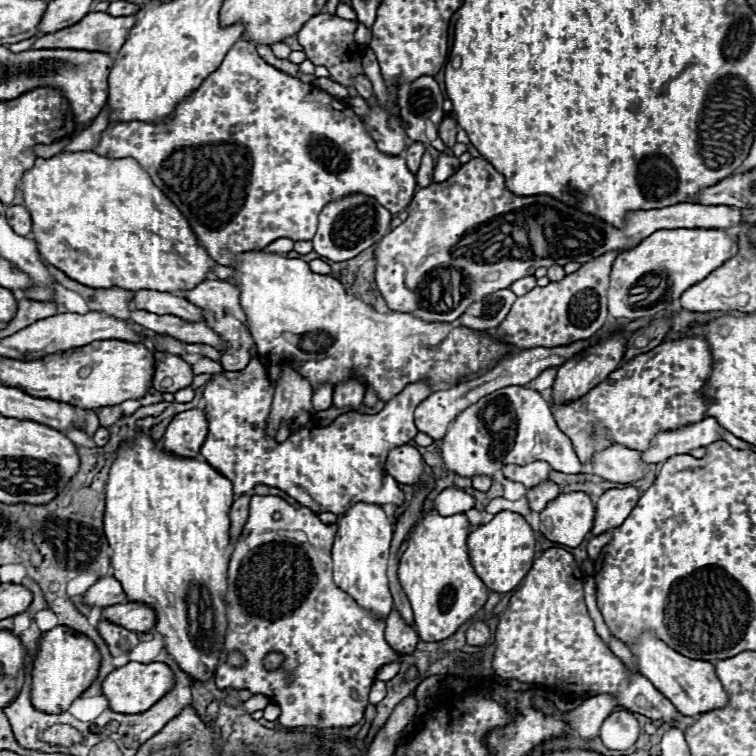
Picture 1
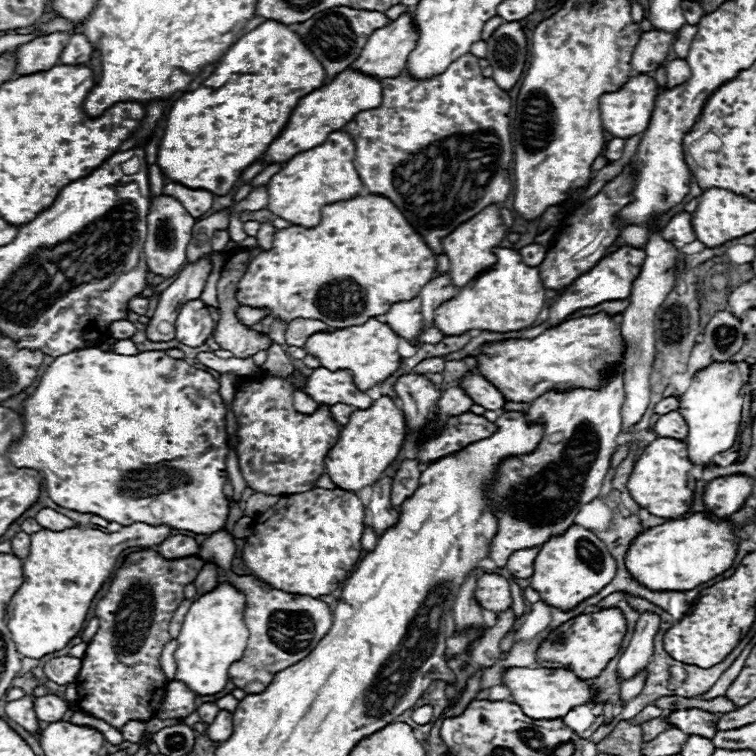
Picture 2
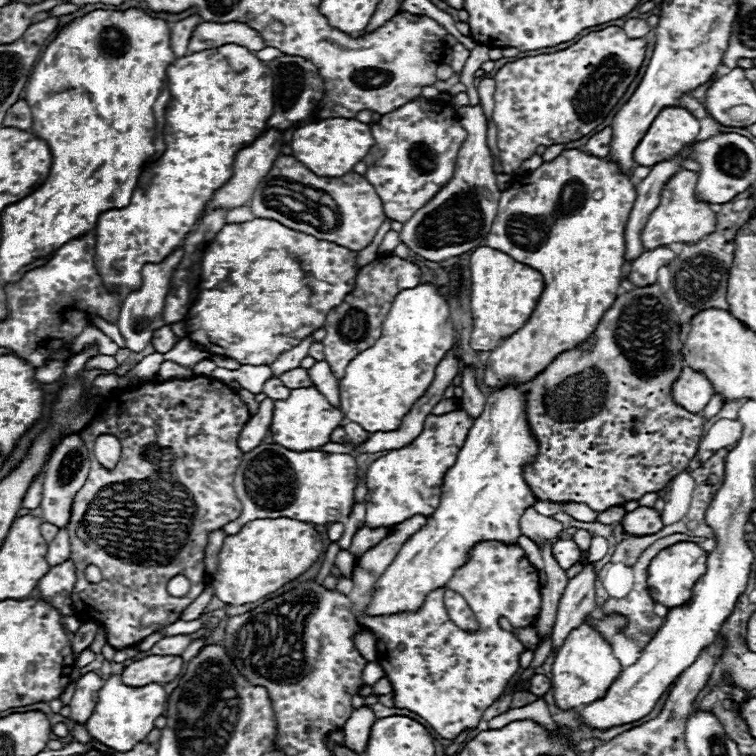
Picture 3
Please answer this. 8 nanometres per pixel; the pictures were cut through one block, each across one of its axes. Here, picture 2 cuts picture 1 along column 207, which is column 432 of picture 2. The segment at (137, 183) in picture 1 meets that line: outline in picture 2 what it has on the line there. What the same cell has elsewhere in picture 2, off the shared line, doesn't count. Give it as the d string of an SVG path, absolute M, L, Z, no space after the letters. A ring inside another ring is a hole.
M362 194L350 200L340 200L340 202L332 202L328 206L324 206L322 210L322 220L320 226L316 228L302 228L302 226L290 226L284 230L278 230L274 234L274 244L272 250L268 252L260 252L250 264L248 270L244 274L244 278L238 282L238 302L242 306L252 306L252 308L270 308L272 316L282 318L286 322L290 322L292 318L312 318L312 320L322 320L324 324L328 324L330 328L348 328L348 326L360 326L370 318L376 318L380 314L386 314L390 310L392 304L396 302L404 302L404 300L412 300L420 294L422 286L426 286L432 278L436 278L436 268L438 268L438 256L428 248L428 244L424 242L424 238L410 226L410 222L404 218L404 214L394 206L394 202L390 202L386 196L380 194Z

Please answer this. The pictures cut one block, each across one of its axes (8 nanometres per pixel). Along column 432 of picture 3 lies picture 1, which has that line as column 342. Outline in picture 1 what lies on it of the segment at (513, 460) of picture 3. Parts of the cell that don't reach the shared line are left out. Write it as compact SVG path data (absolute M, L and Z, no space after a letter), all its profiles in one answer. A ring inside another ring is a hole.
M364 502L352 504L346 512L338 516L336 524L338 524L338 532L332 548L334 582L340 590L348 592L362 608L376 612L378 618L384 620L392 610L386 564L388 564L388 548L390 548L394 526L384 514L382 506L364 504Z

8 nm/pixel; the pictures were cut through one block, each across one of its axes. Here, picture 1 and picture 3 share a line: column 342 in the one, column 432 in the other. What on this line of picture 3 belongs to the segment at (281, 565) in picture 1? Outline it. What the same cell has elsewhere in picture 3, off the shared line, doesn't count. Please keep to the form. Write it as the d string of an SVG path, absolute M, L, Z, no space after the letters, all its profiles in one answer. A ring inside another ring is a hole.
M420 514L408 518L392 528L388 536L362 554L352 572L354 588L350 600L354 604L354 614L358 620L368 626L376 636L378 662L386 678L392 682L396 708L406 708L422 716L442 738L454 740L466 728L474 730L482 720L482 712L498 700L508 680L520 670L520 654L524 652L522 642L500 626L500 618L506 618L512 628L530 626L540 614L540 580L538 570L528 562L524 550L517 544L508 545L502 542L482 542L470 552L468 564L464 564L446 588L432 590L424 606L410 614L394 616L364 616L364 610L370 602L370 592L374 582L382 572L392 564L402 544L426 524L426 517ZM444 592L458 592L474 612L478 620L476 632L466 632L458 628L446 612Z

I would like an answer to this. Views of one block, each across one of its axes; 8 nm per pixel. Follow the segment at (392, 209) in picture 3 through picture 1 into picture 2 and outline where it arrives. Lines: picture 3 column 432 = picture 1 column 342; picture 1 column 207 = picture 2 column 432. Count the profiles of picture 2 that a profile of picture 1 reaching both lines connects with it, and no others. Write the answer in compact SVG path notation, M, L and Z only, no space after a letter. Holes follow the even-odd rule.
M464 54L452 62L446 72L430 80L412 80L408 74L382 80L382 104L360 112L342 130L348 132L356 144L354 166L360 180L370 194L390 198L408 222L422 234L432 252L442 252L442 238L456 226L476 216L488 204L498 204L508 198L512 142L510 142L510 96L498 88L492 78L480 74L478 58Z

